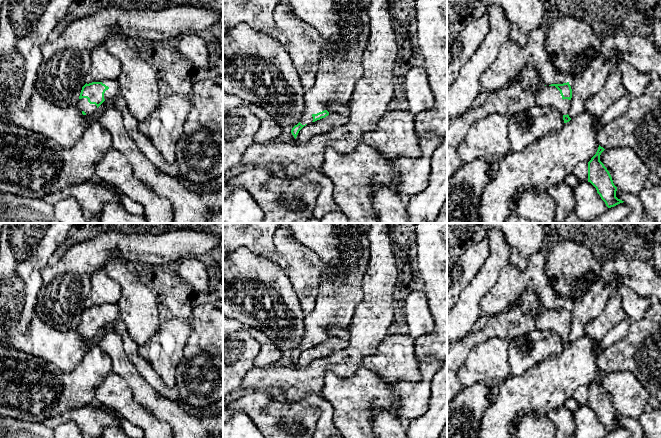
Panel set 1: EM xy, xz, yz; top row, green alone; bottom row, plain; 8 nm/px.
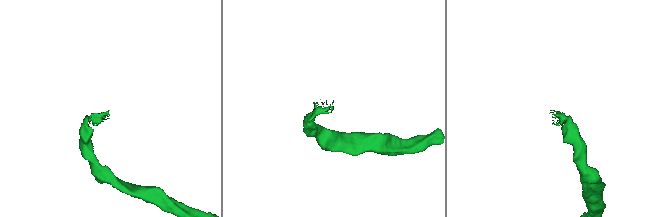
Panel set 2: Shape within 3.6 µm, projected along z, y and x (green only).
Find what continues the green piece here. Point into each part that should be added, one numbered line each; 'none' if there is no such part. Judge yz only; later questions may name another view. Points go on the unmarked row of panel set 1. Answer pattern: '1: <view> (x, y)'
1: yz (548, 319)

